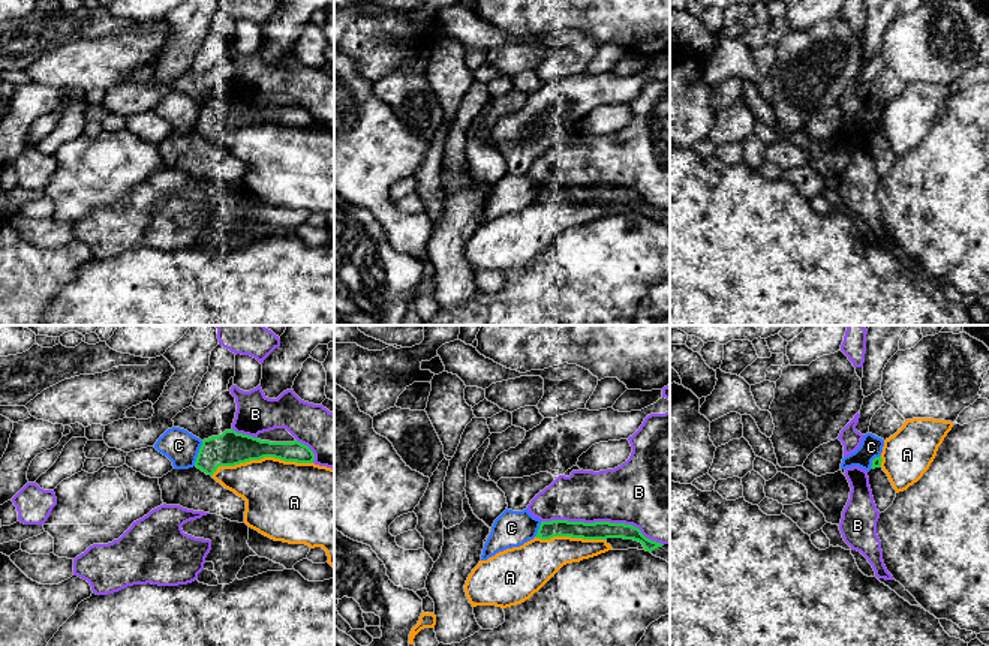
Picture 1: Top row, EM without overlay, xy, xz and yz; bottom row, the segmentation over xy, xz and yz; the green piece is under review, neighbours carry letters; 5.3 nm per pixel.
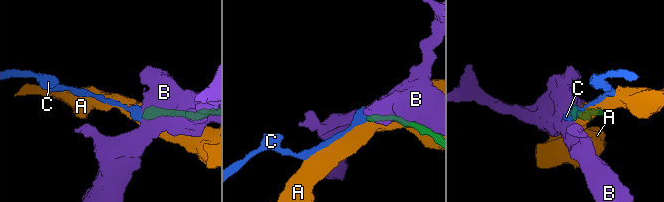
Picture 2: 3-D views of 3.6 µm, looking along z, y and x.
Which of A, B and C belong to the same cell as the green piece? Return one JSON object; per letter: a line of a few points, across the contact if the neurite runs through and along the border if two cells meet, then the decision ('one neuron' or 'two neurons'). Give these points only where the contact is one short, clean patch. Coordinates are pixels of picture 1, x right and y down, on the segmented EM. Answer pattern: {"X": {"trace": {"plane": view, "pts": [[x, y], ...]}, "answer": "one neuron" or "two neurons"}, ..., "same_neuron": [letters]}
{"A": {"answer": "two neurons"}, "B": {"answer": "two neurons"}, "C": {"answer": "two neurons"}, "same_neuron": []}

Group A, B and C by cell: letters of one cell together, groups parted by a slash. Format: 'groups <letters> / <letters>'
groups A / B / C

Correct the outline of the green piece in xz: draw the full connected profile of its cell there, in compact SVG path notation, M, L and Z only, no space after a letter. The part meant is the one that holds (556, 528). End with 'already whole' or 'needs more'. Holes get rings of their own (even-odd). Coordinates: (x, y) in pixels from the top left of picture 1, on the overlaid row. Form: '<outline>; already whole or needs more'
M551 520L541 522L536 538L550 540L553 537L571 537L583 540L607 540L607 538L623 538L634 540L643 544L646 552L652 552L664 544L646 538L641 531L632 525L610 523L610 522L568 522L568 520Z; already whole

